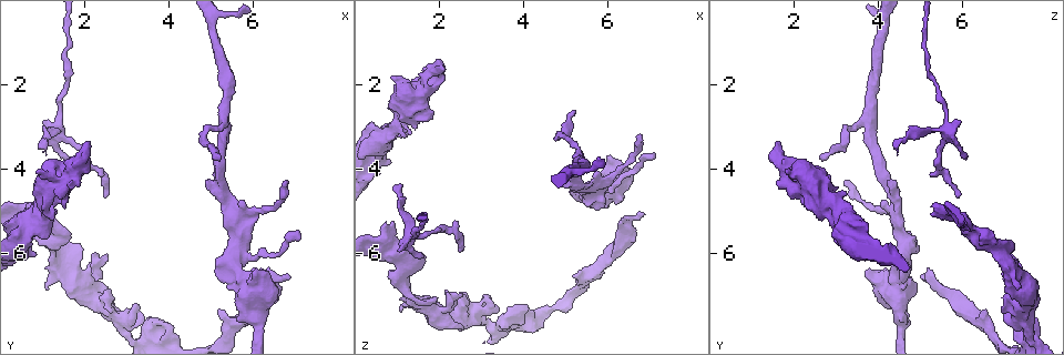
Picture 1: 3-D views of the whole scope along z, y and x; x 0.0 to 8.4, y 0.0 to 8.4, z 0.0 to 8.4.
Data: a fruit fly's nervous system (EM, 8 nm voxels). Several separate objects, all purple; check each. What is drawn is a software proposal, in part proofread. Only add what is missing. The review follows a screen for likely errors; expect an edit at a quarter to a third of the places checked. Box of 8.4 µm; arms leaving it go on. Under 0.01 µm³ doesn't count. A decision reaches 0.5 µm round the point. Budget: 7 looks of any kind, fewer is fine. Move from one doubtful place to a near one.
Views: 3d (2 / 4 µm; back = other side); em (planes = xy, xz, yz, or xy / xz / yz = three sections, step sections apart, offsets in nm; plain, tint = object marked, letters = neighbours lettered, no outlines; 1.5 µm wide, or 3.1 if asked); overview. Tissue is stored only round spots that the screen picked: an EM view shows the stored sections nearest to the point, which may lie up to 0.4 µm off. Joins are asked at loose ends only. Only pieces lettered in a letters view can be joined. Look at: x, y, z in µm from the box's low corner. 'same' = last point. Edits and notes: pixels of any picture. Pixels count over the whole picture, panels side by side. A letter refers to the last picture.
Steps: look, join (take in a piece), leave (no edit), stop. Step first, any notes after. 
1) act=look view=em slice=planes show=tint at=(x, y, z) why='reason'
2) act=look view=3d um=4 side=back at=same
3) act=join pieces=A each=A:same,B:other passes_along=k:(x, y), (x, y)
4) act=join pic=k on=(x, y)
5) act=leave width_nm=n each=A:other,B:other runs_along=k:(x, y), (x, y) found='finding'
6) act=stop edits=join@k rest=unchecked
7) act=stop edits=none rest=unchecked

act=look view=em slice=planes show=letters at=(1.05, 3.55, 4.50) why='thin end'

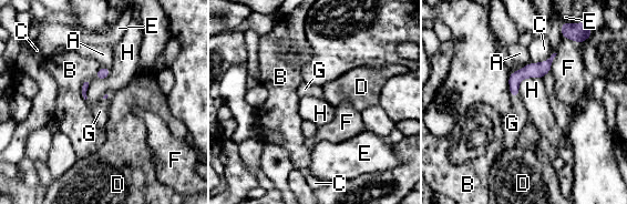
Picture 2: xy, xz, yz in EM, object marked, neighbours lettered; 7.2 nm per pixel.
act=join pieces=G each=A:other,B:other,C:other,D:other,E:other,F:other,G:same,H:other found='the cell continues'

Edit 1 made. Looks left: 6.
act=look view=overview

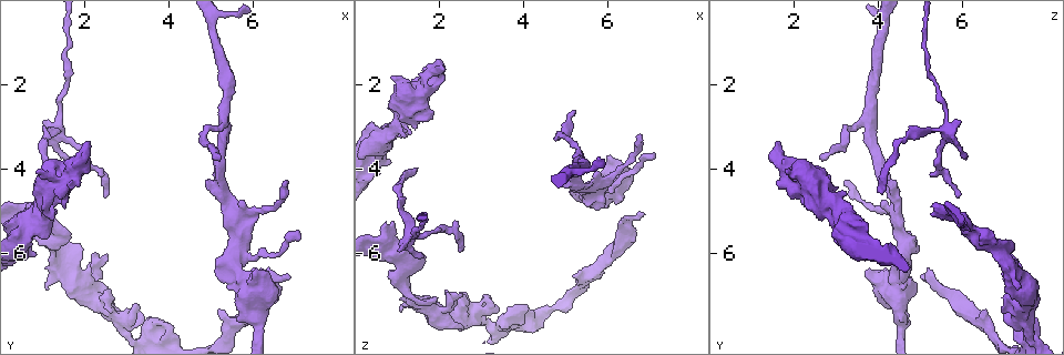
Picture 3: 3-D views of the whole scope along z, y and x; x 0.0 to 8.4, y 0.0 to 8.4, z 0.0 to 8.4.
act=look view=em slice=planes show=letters at=(2.50, 4.65, 5.90) why='free end'

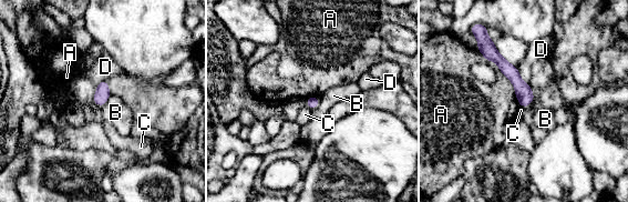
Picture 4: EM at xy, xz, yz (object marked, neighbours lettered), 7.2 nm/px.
act=leave each=A:other,B:other,C:other,D:other found='no lettered piece goes on from it'

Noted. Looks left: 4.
act=look view=3d um=4 at=(6.80, 4.30, 3.25) why='an open end'

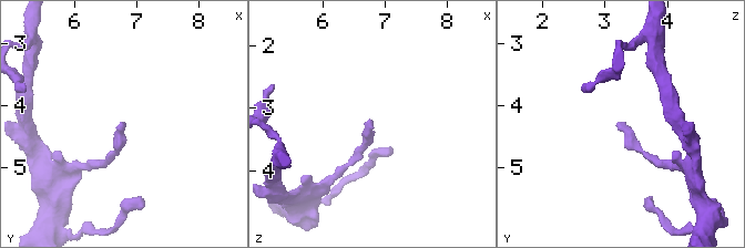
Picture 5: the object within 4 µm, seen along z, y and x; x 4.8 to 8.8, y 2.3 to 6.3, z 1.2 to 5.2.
act=look view=em slice=planes show=tint at=(6.75, 4.30, 3.15) why='now the EM'

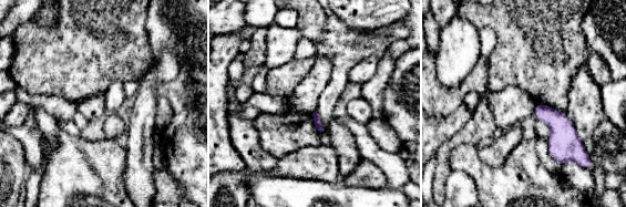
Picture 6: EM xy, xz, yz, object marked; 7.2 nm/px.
act=look view=em slice=planes show=letters at=same why='what lies round it'

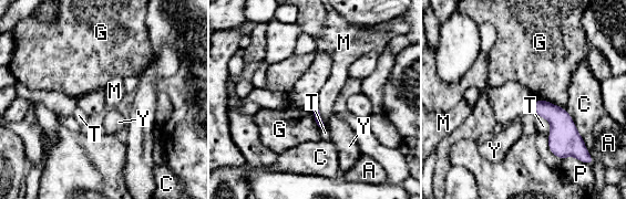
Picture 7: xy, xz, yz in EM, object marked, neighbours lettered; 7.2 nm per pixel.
act=leave each=A:other,C:other,G:other,M:other,P:other,T:other,Y:other border=7:(316, 106), (325, 125) found='no lettered piece goes on from it'

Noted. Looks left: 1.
act=stop edits=join@2 rest=unchecked

